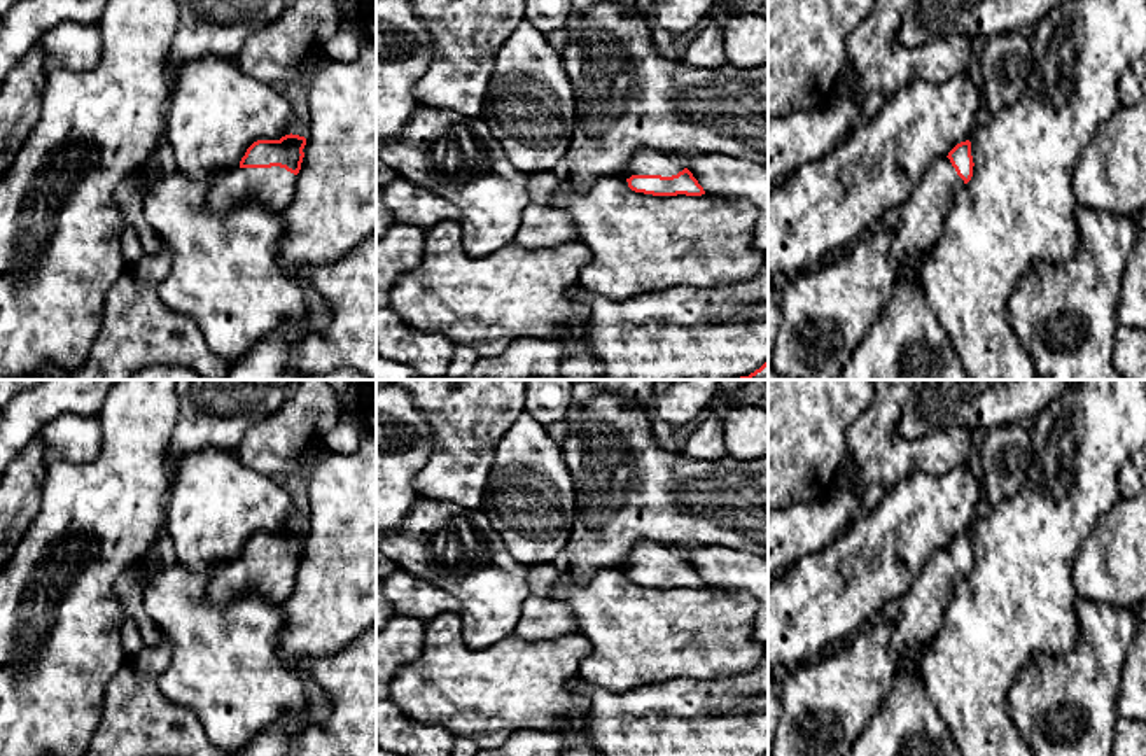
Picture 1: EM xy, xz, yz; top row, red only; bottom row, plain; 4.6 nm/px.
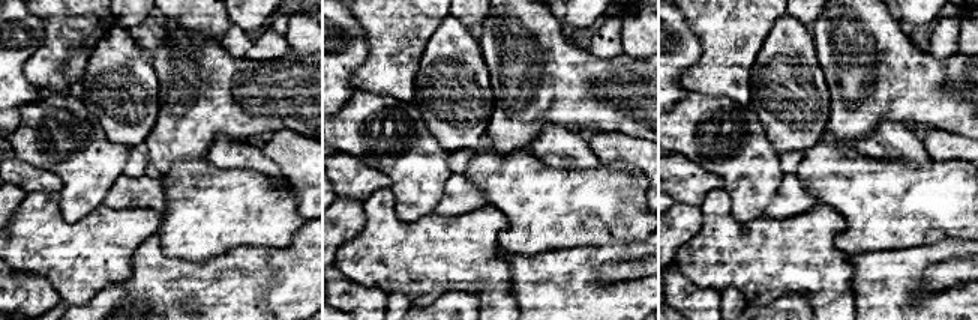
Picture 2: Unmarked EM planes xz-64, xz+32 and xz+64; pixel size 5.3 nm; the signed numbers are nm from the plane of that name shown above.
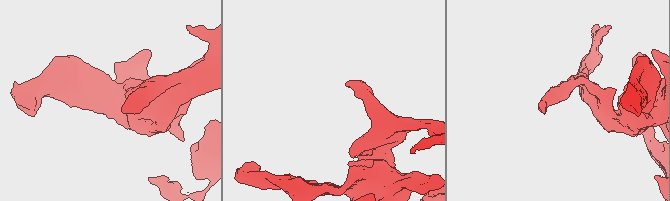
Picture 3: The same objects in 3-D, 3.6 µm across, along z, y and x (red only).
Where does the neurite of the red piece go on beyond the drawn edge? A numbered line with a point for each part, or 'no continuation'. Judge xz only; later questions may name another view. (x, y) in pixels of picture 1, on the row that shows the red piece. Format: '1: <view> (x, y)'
1: xz (648, 161)

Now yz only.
1: yz (922, 217)

